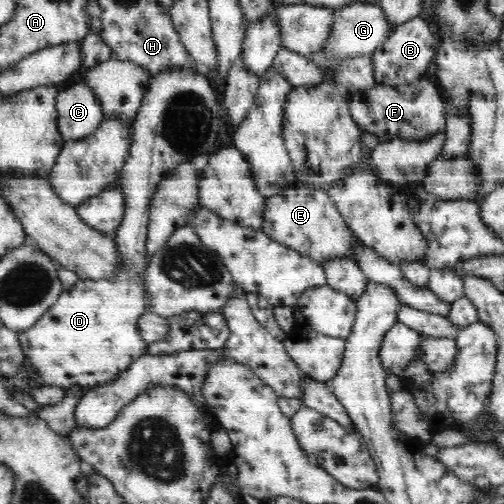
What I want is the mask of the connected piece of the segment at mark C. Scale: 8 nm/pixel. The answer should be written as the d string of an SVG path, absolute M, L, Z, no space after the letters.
M85 83L60 91L55 108L58 130L65 141L89 137L105 120L103 106Z

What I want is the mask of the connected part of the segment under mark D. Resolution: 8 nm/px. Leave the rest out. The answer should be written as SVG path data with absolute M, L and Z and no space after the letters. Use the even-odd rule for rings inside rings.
M194 63L183 67L167 68L154 76L144 94L141 111L131 129L131 142L119 175L119 189L122 190L125 213L113 239L119 256L119 269L103 279L78 279L74 286L62 291L58 300L29 329L17 331L25 356L23 371L27 380L39 386L57 386L65 390L78 388L80 393L112 384L122 372L130 368L145 354L147 342L142 339L137 327L140 316L146 309L145 270L149 263L146 250L147 228L151 200L158 191L158 184L175 166L191 161L200 154L212 154L218 128L220 128L219 104L210 82Z

